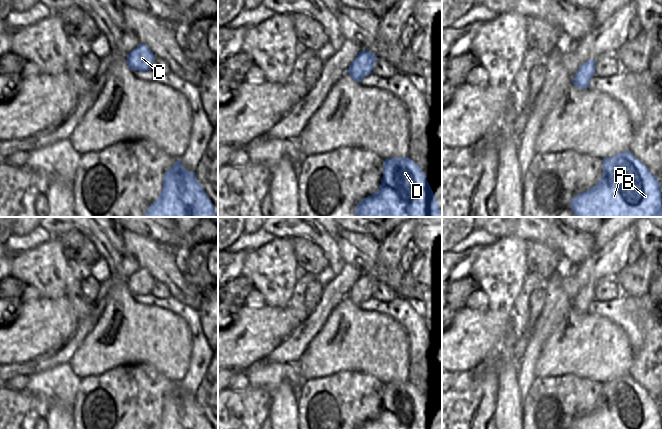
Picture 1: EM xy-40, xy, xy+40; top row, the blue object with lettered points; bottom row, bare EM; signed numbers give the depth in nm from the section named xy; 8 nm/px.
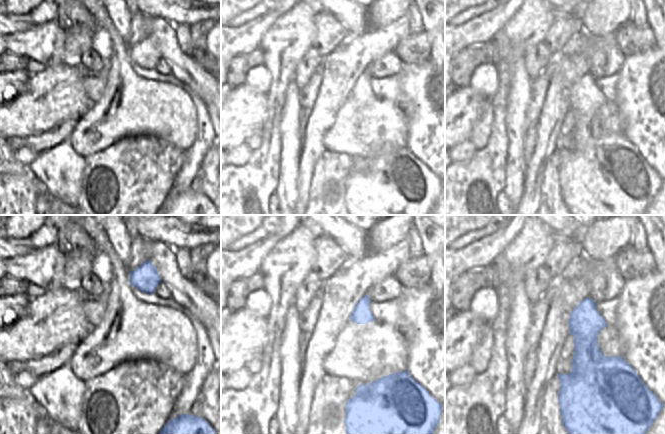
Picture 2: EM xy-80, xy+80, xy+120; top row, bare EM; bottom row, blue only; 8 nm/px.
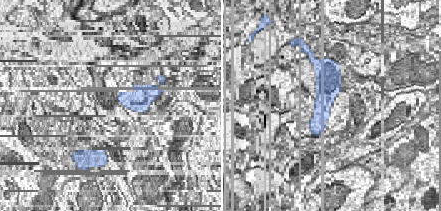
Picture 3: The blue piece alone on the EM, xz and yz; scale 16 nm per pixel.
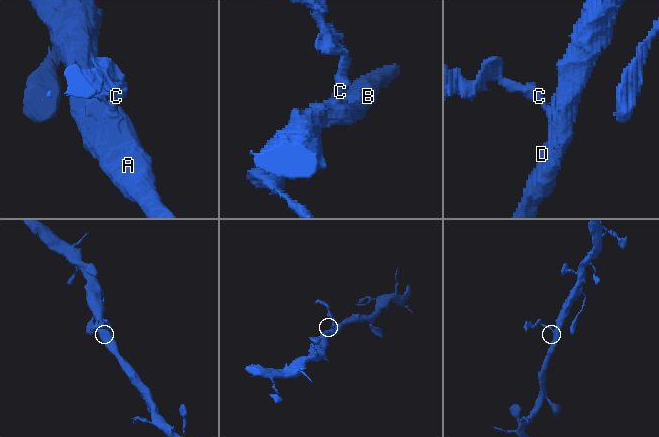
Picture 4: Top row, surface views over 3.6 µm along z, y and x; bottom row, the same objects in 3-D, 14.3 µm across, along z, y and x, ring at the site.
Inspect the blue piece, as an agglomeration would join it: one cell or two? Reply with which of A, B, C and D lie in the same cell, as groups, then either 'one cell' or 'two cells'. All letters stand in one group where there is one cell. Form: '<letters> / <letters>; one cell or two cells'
A B D / C; two cells

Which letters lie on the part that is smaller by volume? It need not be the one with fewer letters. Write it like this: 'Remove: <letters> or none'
Remove: C

